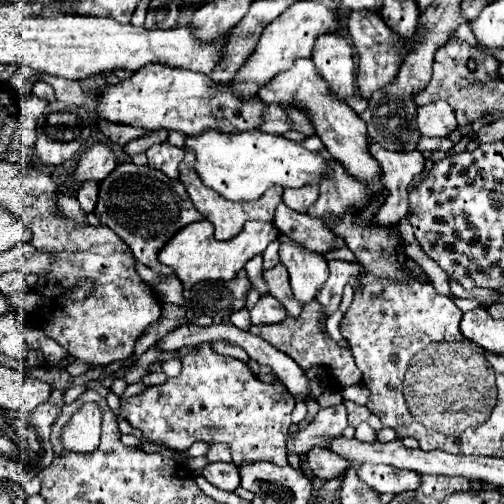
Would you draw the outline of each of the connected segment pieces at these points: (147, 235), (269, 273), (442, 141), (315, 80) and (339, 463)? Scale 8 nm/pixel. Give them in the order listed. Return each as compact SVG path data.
M132 162L120 164L108 178L100 182L94 214L104 226L114 230L128 244L138 262L158 272L158 276L174 274L172 268L166 268L166 264L160 264L158 260L158 252L164 248L164 244L190 222L202 220L202 214L194 208L180 180L172 180L160 170L136 166Z
M276 264L274 268L266 270L264 272L264 282L268 286L268 294L274 296L276 300L280 300L280 304L284 304L284 310L288 312L288 316L300 316L302 306L292 296L290 282L288 282L288 272L286 272L284 264Z
M420 138L420 144L418 144L418 150L424 152L424 150L442 150L442 152L448 152L454 144L448 140L448 138Z
M310 58L296 60L296 64L292 68L276 74L272 80L268 80L268 84L262 84L258 90L258 98L264 104L276 104L282 108L288 108L288 106L302 108L306 112L306 116L310 118L310 122L316 130L316 136L324 142L326 150L344 164L346 172L360 180L366 180L374 194L380 194L384 190L384 186L380 182L380 164L368 152L364 122L358 118L358 114L346 102L336 100L328 92L326 82L320 78L318 72L314 72L314 64Z
M318 446L308 450L306 462L308 462L308 468L312 470L312 474L322 480L330 480L330 478L338 476L348 466L348 460L336 456L328 448L318 448Z

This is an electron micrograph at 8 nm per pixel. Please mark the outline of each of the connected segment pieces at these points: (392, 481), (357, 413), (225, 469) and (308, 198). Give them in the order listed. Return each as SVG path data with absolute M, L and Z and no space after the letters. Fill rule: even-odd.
M360 464L356 474L362 482L366 482L370 488L374 488L380 494L382 492L398 494L398 492L412 490L420 484L420 478L416 472L392 468L386 464Z
M344 402L344 406L346 406L346 410L348 410L348 424L354 426L354 428L356 428L360 422L368 422L370 416L372 416L366 406L358 406L358 404L354 404L354 402Z
M212 462L202 470L202 476L222 488L222 490L230 490L234 492L240 486L240 476L238 476L238 466L236 464L228 464L228 462Z
M304 186L304 188L288 188L284 190L284 204L292 208L294 212L306 214L308 208L318 200L318 188L316 186Z

